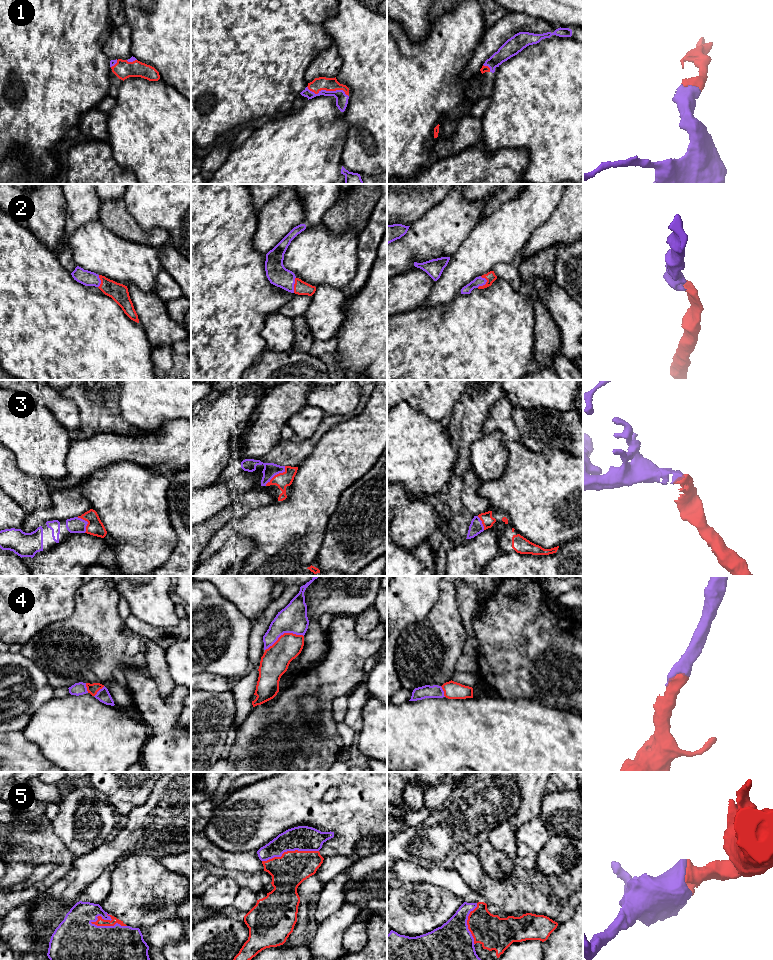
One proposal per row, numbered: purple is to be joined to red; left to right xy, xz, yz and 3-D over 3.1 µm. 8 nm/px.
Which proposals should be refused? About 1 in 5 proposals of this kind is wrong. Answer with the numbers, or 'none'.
none

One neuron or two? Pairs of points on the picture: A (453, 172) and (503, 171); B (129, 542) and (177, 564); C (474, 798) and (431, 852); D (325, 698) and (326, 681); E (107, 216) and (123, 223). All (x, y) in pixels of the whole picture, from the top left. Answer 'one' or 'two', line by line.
A: one
B: two
C: one
D: one
E: one

